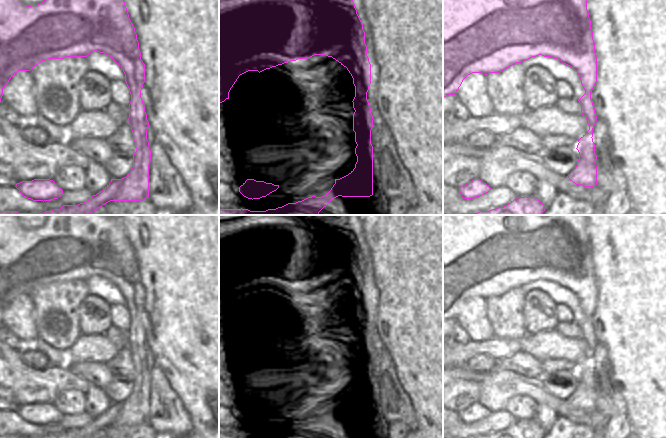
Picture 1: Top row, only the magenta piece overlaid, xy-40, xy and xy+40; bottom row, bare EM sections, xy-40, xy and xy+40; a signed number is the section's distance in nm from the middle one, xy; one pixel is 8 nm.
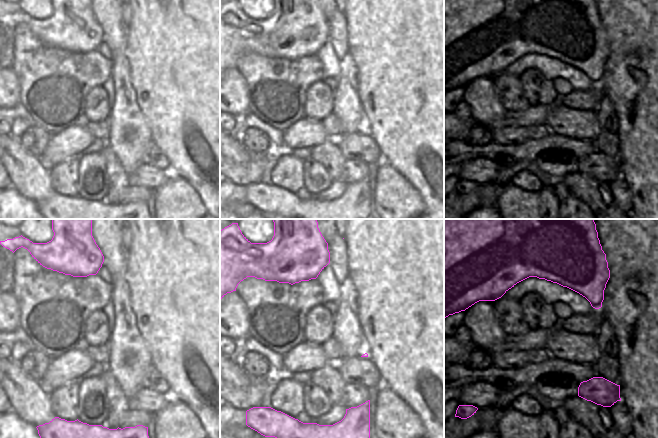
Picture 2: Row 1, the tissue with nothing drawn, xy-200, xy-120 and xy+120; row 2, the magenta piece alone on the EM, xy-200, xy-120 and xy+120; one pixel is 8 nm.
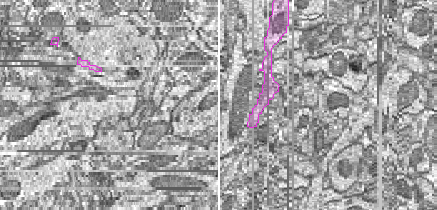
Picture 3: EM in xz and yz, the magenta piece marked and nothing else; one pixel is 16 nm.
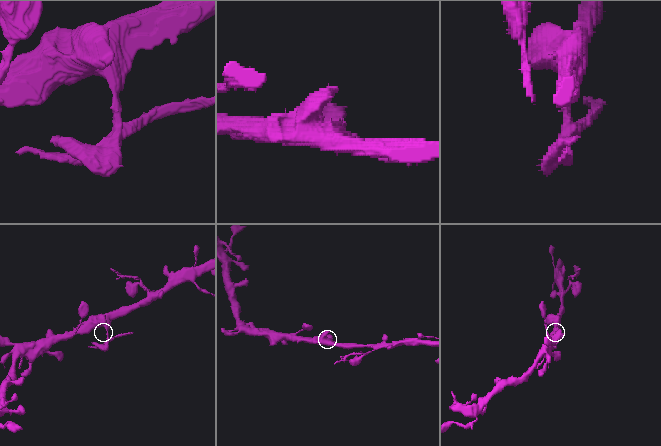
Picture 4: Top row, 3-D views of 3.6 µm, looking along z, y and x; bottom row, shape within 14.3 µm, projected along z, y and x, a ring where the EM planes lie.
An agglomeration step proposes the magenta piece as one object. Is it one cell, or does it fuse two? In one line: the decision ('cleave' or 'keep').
cleave

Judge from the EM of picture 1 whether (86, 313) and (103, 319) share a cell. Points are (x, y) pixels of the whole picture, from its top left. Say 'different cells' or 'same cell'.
same cell

